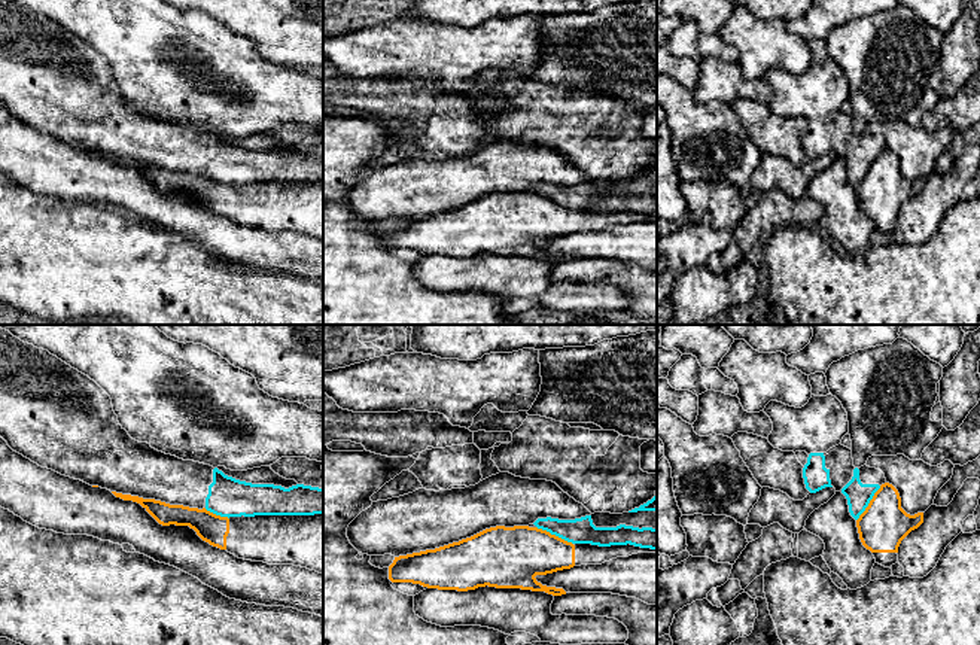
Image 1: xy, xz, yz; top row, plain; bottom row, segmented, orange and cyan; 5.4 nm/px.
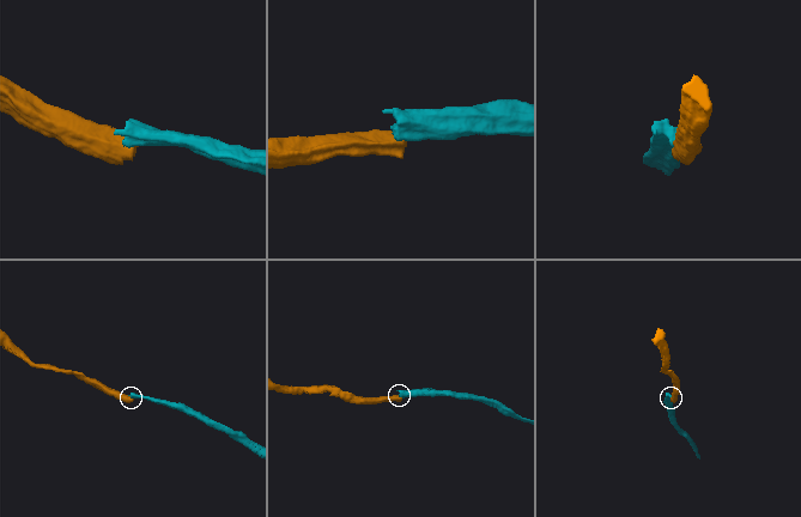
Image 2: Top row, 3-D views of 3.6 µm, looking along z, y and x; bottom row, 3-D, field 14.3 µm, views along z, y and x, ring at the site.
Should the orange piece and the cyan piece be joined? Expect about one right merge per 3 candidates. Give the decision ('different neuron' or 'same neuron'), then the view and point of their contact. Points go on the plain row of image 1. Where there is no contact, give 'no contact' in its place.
different neuron; meets orange in xz at (554, 201)

